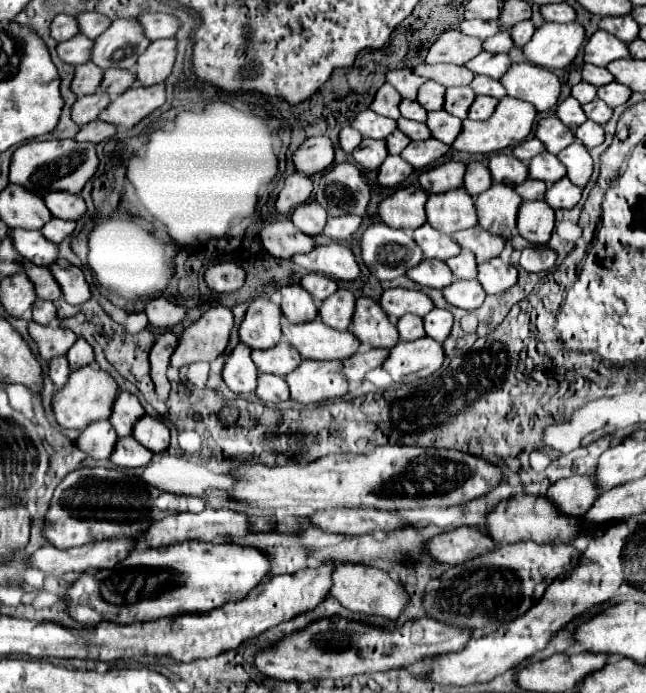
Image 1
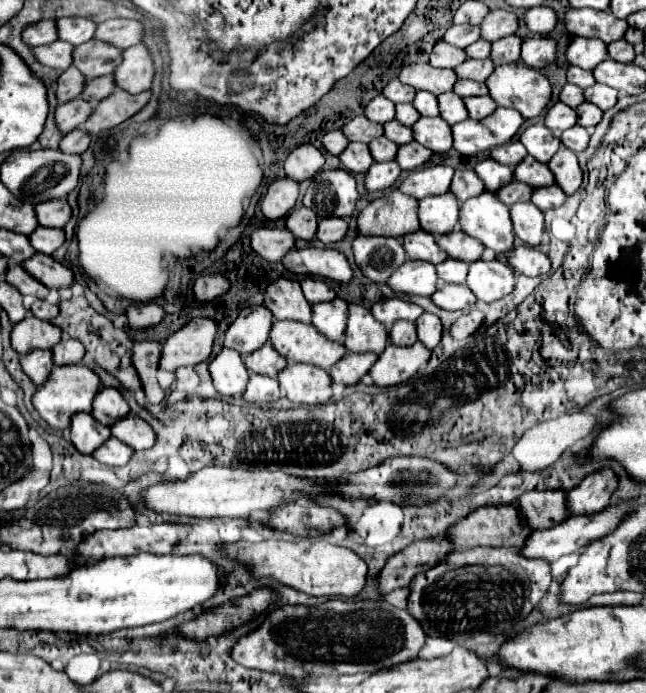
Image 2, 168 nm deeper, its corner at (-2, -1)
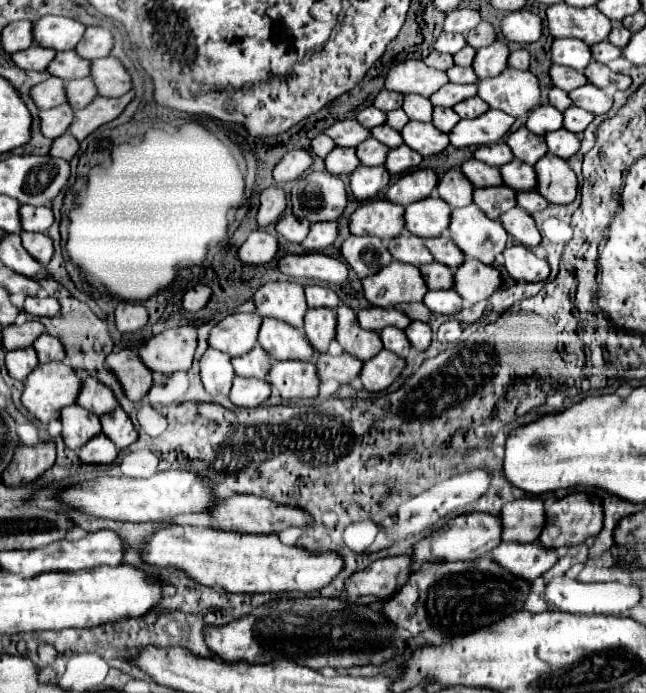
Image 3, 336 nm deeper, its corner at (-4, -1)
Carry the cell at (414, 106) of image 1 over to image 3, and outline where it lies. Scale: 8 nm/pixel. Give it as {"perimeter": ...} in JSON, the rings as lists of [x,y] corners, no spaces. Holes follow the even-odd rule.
{"perimeter":[[[399,108],[399,110],[391,110],[391,112],[387,114],[387,124],[389,124],[391,128],[401,130],[407,122],[409,122],[409,118],[407,118],[407,114],[405,114],[401,108]]]}

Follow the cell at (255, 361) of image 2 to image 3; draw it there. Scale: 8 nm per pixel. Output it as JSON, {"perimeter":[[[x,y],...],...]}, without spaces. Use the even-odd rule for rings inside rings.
{"perimeter":[[[255,346],[245,356],[233,358],[233,368],[235,368],[235,374],[237,376],[267,378],[271,366],[273,366],[273,360],[271,360],[271,356],[261,346]]]}

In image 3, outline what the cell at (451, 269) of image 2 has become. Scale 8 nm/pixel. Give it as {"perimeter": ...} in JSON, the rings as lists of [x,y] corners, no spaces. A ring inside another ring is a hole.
{"perimeter":[[[431,262],[419,268],[425,276],[429,290],[449,290],[453,288],[453,270],[441,262]]]}

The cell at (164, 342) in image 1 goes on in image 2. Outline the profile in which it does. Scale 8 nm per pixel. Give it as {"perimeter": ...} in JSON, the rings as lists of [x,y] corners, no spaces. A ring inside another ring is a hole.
{"perimeter":[[[137,342],[133,346],[133,368],[141,380],[145,398],[151,404],[161,404],[165,400],[165,392],[157,382],[157,364],[161,356],[161,344],[157,342]]]}

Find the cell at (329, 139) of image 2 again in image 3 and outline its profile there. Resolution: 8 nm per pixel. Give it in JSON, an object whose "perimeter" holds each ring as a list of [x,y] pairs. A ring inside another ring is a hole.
{"perimeter":[[[319,134],[319,136],[315,136],[315,138],[311,140],[311,148],[313,148],[313,152],[315,152],[317,156],[325,158],[325,156],[335,148],[335,142],[333,142],[333,138],[329,138],[327,134]]]}

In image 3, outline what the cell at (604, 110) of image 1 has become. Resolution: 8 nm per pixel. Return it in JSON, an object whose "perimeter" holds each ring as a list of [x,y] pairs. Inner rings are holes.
{"perimeter":[[[571,106],[565,110],[565,124],[563,128],[569,130],[569,132],[575,132],[575,134],[581,134],[585,132],[585,128],[591,124],[591,120],[595,118],[591,112],[585,112],[583,108],[577,108],[577,106]]]}

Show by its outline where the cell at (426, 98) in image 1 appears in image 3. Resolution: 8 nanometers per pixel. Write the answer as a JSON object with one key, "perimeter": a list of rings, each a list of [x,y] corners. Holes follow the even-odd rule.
{"perimeter":[[[407,94],[405,102],[403,102],[403,110],[411,120],[419,120],[419,122],[431,122],[431,114],[433,114],[433,104],[429,98],[425,96],[417,96],[417,94]]]}

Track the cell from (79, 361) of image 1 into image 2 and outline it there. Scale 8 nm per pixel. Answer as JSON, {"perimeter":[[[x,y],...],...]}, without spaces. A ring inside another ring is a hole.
{"perimeter":[[[69,338],[69,340],[61,340],[59,344],[55,344],[53,348],[51,348],[51,352],[53,352],[53,364],[55,366],[63,366],[63,364],[79,364],[81,362],[81,358],[83,358],[83,344],[79,342],[79,340],[73,340],[73,338]]]}

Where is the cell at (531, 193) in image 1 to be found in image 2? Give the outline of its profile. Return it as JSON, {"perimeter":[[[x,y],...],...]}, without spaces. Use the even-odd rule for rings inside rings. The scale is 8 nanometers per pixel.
{"perimeter":[[[513,180],[511,184],[499,188],[499,190],[495,192],[495,196],[499,196],[499,200],[501,200],[503,204],[513,206],[513,204],[517,204],[517,202],[527,202],[527,200],[531,198],[531,192],[533,192],[531,186]]]}

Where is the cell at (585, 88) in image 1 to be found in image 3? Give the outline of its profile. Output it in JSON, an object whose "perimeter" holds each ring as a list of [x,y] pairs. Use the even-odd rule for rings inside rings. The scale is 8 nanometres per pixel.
{"perimeter":[[[551,88],[551,92],[549,92],[549,102],[551,102],[557,110],[561,110],[561,112],[565,112],[565,110],[573,104],[571,98],[569,98],[569,94],[563,92],[561,88]]]}

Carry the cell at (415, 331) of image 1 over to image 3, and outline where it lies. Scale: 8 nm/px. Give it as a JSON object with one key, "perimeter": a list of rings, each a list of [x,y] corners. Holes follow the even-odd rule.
{"perimeter":[[[389,326],[389,328],[383,328],[381,332],[381,340],[383,340],[383,346],[391,352],[395,352],[397,356],[403,356],[407,358],[409,350],[411,350],[411,344],[405,336],[405,332],[401,328],[395,328],[395,326]]]}

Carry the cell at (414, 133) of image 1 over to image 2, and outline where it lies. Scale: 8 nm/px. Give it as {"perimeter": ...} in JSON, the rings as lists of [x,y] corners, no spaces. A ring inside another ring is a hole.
{"perimeter":[[[395,120],[383,124],[383,130],[385,130],[385,138],[389,138],[395,144],[407,144],[407,142],[413,140],[411,128],[407,128],[407,126],[403,126],[403,124],[395,122]]]}

